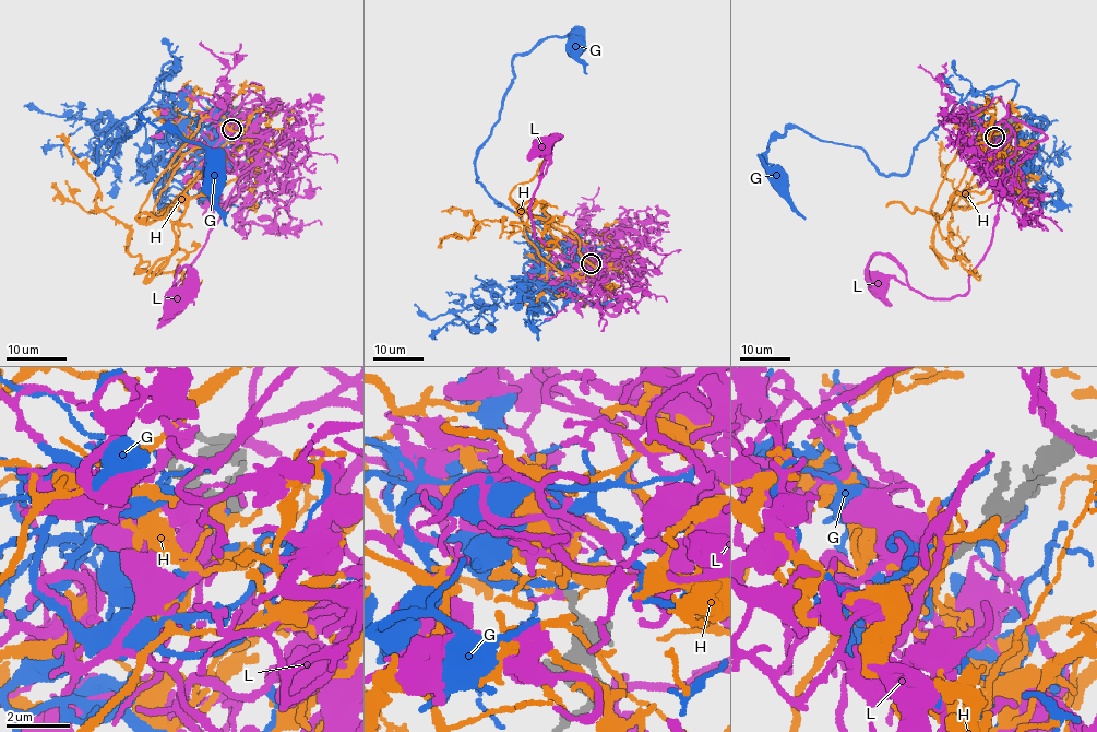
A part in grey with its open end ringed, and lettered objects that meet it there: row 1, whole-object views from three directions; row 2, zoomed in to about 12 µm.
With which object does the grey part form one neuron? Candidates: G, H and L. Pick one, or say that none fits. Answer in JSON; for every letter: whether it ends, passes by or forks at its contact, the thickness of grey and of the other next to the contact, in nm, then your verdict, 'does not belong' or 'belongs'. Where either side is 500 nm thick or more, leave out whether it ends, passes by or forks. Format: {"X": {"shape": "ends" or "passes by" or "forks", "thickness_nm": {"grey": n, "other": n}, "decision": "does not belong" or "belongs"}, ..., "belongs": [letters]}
{"G": {"shape": "forks", "thickness_nm": {"grey": 240, "other": 150}, "decision": "does not belong"}, "H": {"shape": "forks", "thickness_nm": {"grey": 240, "other": 280}, "decision": "belongs"}, "L": {"shape": "forks", "thickness_nm": {"grey": 240, "other": 160}, "decision": "does not belong"}, "belongs": ["H"]}

